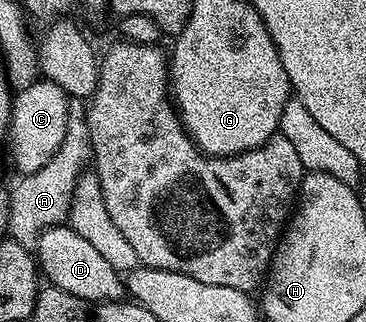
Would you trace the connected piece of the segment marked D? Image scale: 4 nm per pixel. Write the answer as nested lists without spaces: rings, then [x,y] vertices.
[[[70,225],[46,227],[37,238],[35,258],[44,282],[50,287],[63,289],[63,293],[71,293],[71,297],[79,297],[88,303],[121,301],[126,298],[122,272],[113,269],[110,262],[102,258],[102,254],[86,238],[79,237]]]

